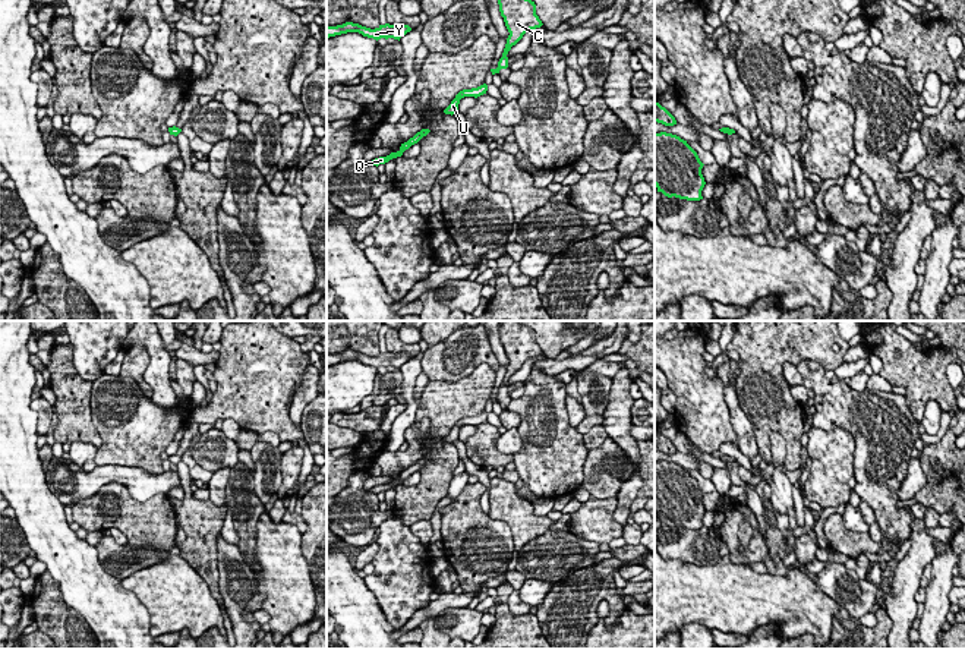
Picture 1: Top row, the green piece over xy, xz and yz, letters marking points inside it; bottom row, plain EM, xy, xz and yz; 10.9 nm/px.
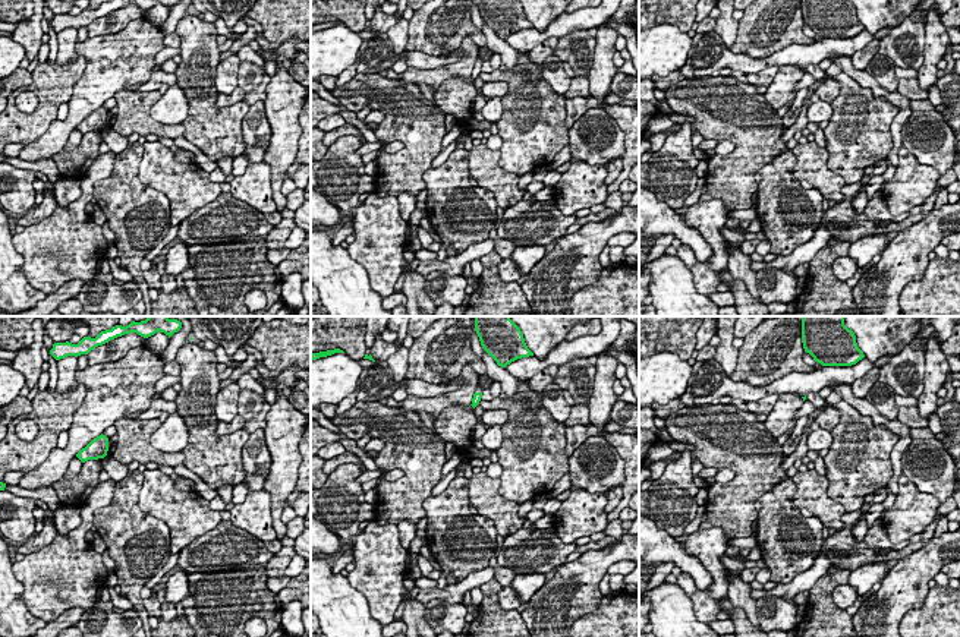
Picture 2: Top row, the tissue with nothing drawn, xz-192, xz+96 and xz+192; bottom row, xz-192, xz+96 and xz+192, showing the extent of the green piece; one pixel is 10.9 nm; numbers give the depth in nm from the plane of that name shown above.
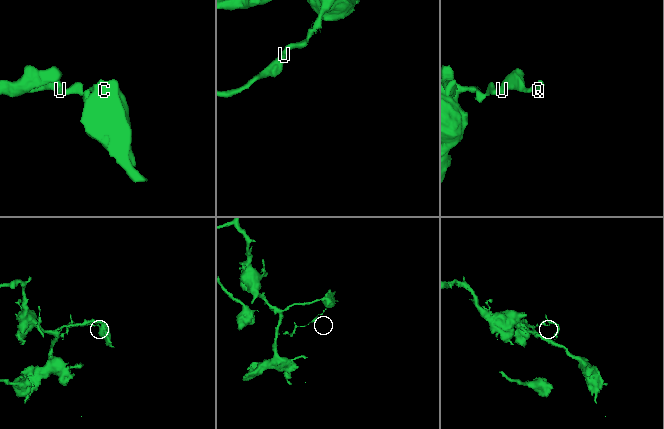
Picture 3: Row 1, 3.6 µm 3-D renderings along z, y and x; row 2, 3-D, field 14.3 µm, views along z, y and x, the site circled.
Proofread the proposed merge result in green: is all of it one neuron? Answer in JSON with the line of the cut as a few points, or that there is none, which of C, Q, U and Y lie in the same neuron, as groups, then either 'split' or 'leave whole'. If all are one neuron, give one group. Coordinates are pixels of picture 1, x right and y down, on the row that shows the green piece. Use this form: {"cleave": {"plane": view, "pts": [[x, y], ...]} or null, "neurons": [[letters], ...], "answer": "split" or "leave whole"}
{"cleave": {"plane": "xz", "pts": [[495, 69], [498, 72]]}, "neurons": [["C", "Y"], ["Q", "U"]], "answer": "split"}

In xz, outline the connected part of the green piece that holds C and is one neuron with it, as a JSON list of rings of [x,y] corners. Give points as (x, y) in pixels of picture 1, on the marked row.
[[[498,0],[501,16],[510,32],[502,57],[498,62],[496,72],[508,67],[508,51],[526,32],[540,28],[543,23],[536,15],[536,4],[532,0]]]

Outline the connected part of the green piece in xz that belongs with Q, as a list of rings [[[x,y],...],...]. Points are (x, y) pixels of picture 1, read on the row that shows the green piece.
[[[422,129],[420,132],[417,132],[413,138],[410,138],[407,142],[401,144],[400,149],[397,152],[391,152],[390,155],[387,157],[379,157],[379,158],[375,158],[372,161],[369,161],[369,164],[372,166],[379,166],[379,164],[385,164],[388,163],[390,160],[392,158],[397,158],[397,157],[401,157],[403,152],[406,149],[409,149],[411,145],[417,144],[423,136],[426,136],[431,130],[429,129]]]

